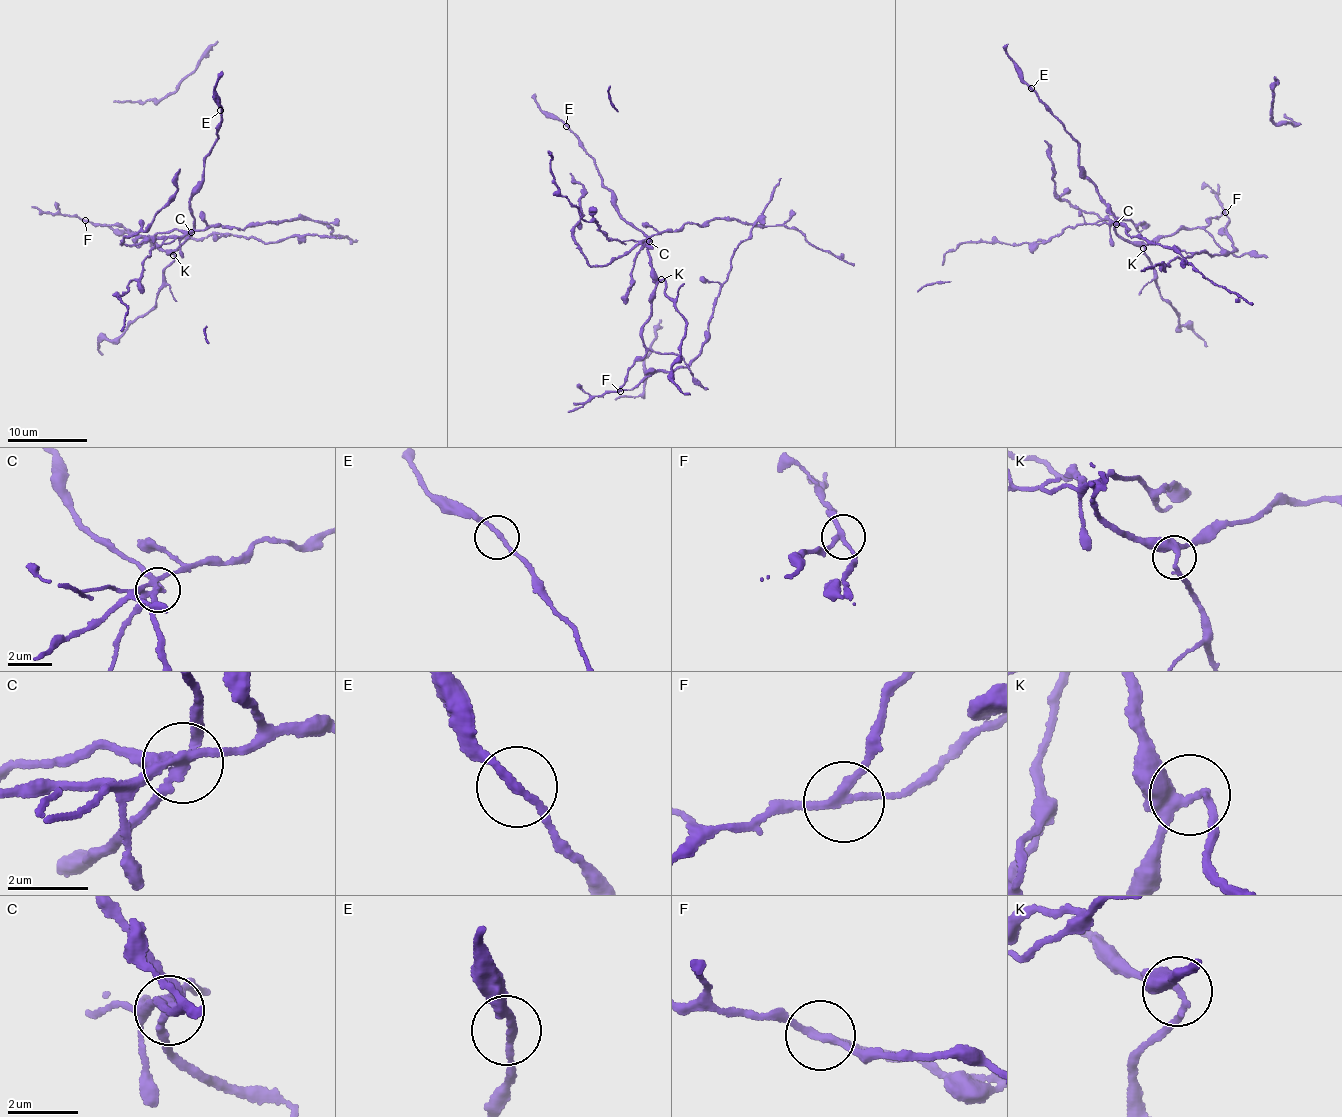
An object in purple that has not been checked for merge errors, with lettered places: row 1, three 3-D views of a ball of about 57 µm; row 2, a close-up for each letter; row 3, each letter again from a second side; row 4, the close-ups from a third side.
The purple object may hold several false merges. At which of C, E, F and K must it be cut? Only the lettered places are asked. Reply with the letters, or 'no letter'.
C, F

